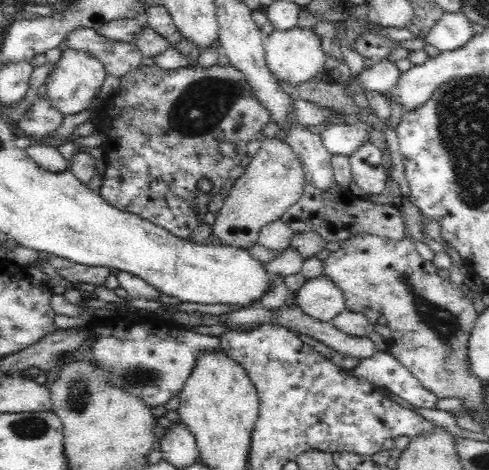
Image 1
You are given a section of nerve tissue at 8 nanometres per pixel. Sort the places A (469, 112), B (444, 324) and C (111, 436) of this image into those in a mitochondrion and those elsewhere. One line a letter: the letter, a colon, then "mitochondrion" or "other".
A: mitochondrion
B: mitochondrion
C: other

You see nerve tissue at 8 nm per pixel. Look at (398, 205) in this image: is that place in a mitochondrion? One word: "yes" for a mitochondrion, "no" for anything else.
no

